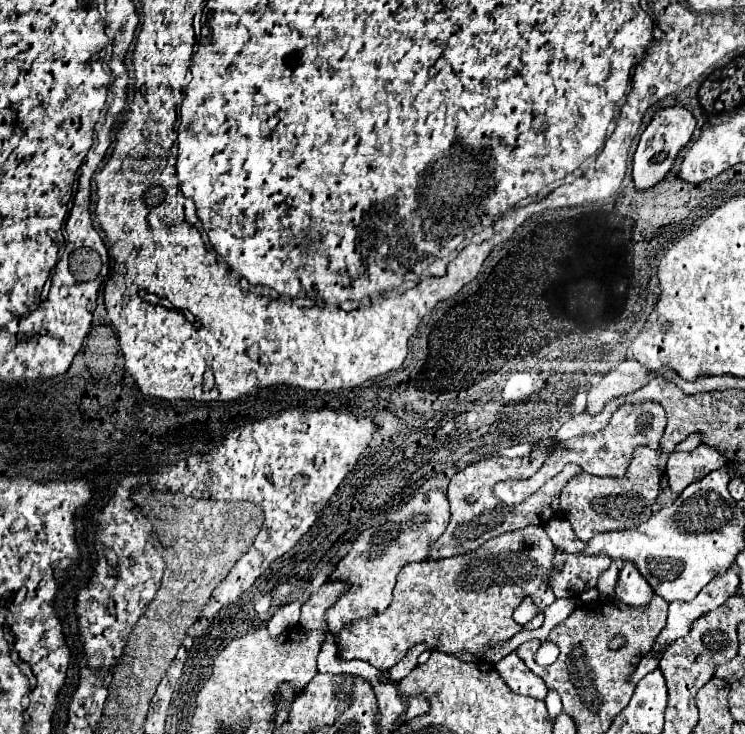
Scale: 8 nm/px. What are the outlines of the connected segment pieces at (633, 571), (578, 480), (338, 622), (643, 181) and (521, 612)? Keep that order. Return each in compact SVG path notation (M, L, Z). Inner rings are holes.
M623 562L619 568L615 596L629 606L645 606L655 594L647 584L647 580L639 574L639 570L633 564Z
M635 448L633 460L629 462L629 476L591 476L577 474L561 490L561 510L571 522L579 540L589 540L597 532L611 532L617 528L635 528L643 520L651 518L651 504L659 494L659 472L657 472L657 452L651 448ZM607 498L607 500L595 500Z
M431 490L427 494L417 494L411 502L407 502L401 510L391 512L385 520L367 528L353 542L351 552L341 558L331 578L339 578L351 584L349 592L337 600L333 608L325 612L329 630L333 636L339 630L359 618L379 614L391 602L391 590L395 586L397 572L409 562L421 562L429 554L429 542L437 540L449 524L449 502L447 496L439 490Z
M681 106L663 108L659 112L655 112L649 126L641 134L639 146L637 146L635 156L633 156L633 180L635 180L635 186L639 190L651 188L665 178L665 174L671 170L679 150L691 140L693 130L695 130L695 118L689 110L685 110Z
M527 596L515 609L513 618L519 624L527 624L537 613L538 609L535 607L532 599Z

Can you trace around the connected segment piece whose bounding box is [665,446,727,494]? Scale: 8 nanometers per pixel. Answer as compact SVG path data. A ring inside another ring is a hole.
M697 446L693 452L673 452L665 466L669 488L681 494L689 484L701 480L725 464L727 460L709 446Z

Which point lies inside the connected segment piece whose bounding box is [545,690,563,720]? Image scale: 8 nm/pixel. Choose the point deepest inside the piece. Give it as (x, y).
(553, 703)

